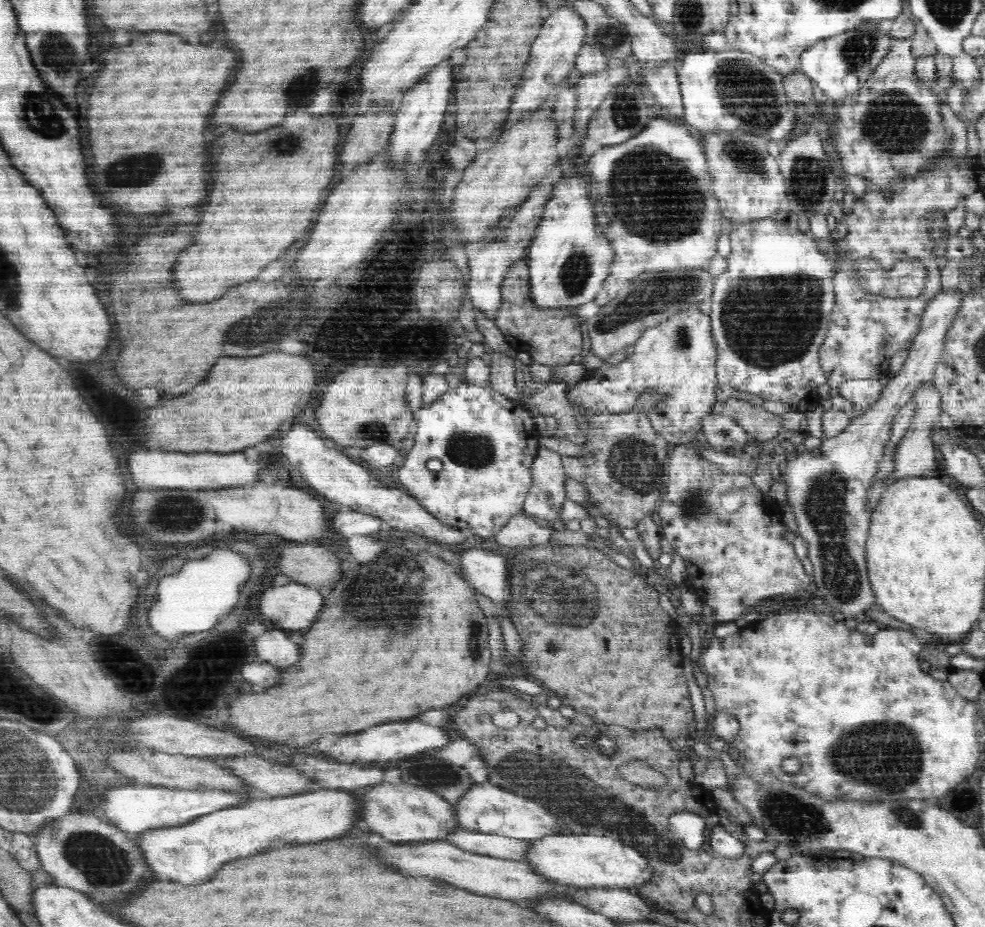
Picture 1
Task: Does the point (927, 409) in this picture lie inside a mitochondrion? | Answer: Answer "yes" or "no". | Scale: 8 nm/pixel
no

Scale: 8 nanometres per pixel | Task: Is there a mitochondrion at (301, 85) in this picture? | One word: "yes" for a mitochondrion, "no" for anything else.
yes

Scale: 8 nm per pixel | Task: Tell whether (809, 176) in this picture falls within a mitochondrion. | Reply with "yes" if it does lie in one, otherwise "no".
yes

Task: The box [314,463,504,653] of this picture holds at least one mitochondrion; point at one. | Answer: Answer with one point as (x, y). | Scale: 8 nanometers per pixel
(377, 600)

